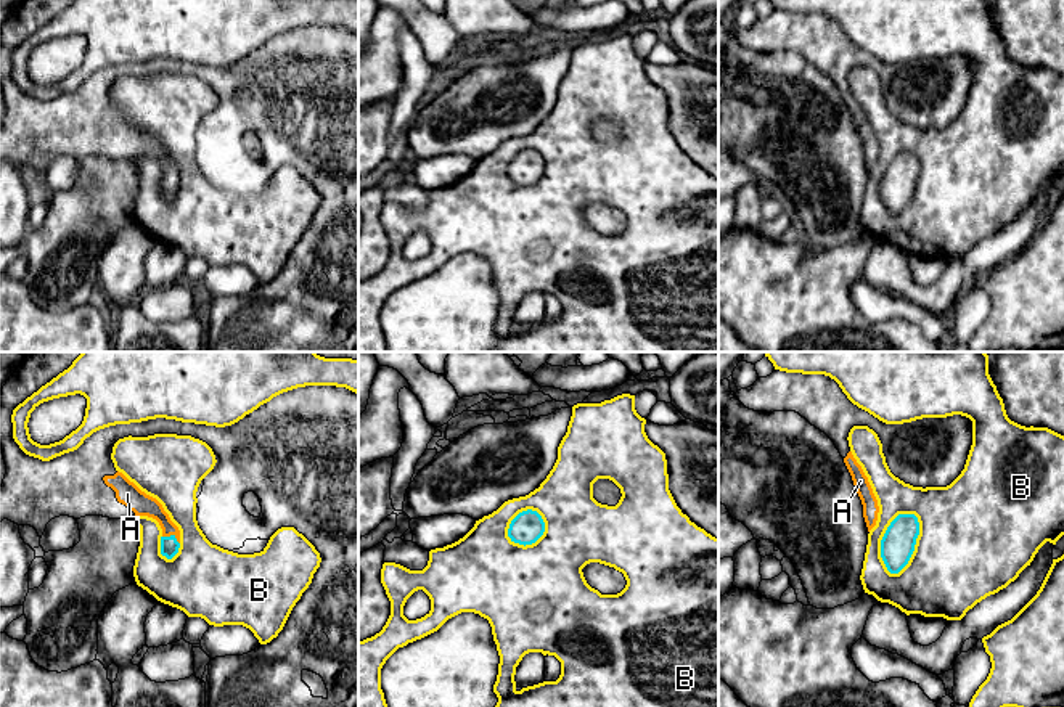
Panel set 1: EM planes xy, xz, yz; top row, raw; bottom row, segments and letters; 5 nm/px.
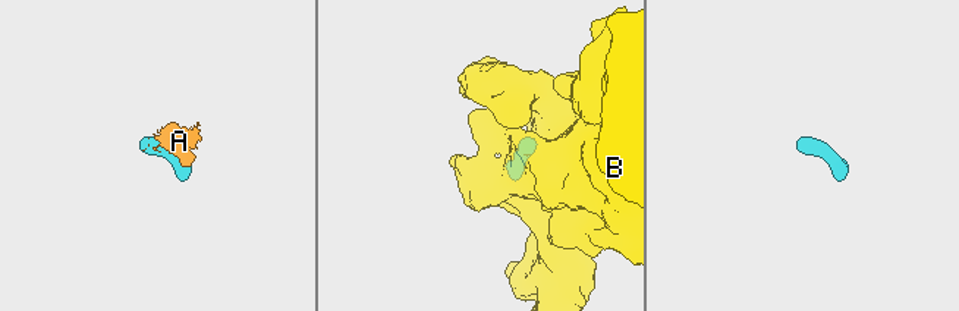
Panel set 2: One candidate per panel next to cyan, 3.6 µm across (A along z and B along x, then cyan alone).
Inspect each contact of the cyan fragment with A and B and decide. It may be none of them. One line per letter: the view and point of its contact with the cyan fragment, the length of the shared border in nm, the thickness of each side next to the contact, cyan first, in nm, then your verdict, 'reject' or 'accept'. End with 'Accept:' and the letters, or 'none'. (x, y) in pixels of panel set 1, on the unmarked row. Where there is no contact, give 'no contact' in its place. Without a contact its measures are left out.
A: meets cyan in xy at (172, 175); contact 100 nm long; 100 nm thick on the cyan side, 110 nm on the other; accept
B: meets cyan in yz at (913, 187); contact 340 nm long; 170 nm thick on the cyan side, 480 nm on the other; reject
Accept: A

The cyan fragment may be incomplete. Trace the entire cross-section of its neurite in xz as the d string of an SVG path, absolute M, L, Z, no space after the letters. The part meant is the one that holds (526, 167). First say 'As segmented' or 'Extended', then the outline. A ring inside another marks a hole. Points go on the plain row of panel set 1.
As segmented. M537 151L519 153L509 164L508 177L519 185L535 183L545 172L545 162Z

